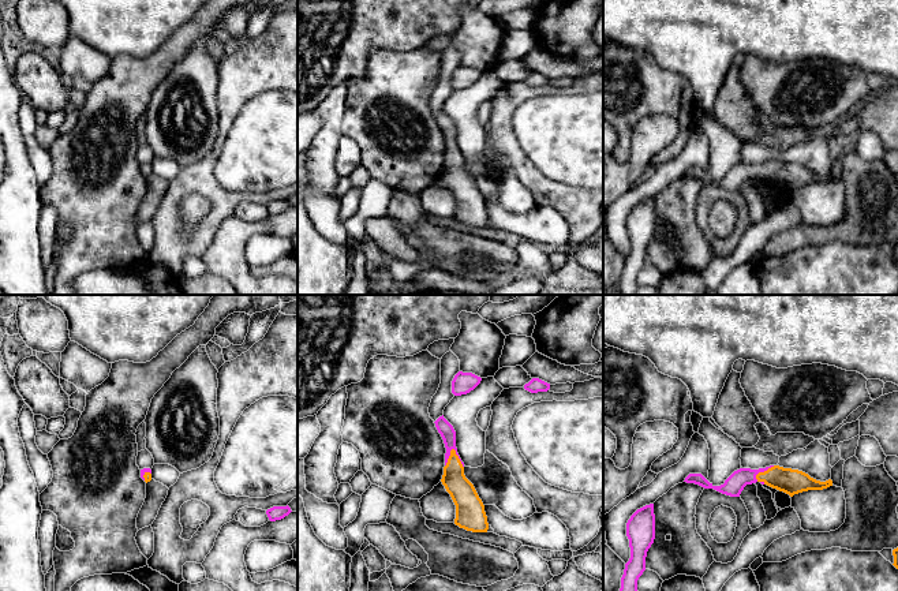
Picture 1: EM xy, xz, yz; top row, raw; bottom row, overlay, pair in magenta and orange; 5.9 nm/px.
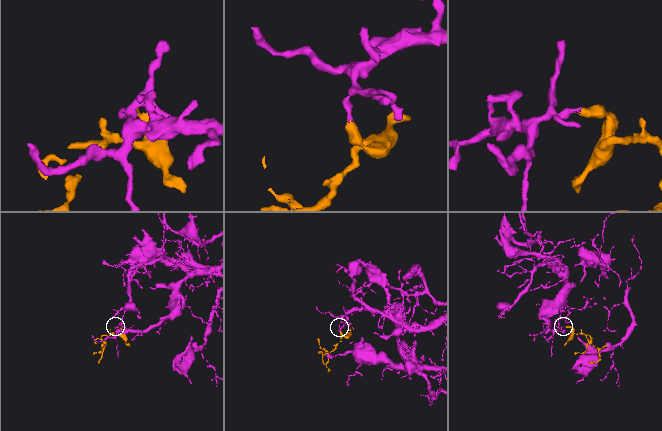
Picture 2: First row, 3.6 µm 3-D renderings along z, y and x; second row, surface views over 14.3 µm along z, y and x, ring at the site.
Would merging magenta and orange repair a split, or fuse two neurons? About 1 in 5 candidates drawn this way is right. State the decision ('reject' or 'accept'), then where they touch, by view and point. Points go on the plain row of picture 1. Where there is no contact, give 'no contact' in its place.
accept | xz (459, 152)

